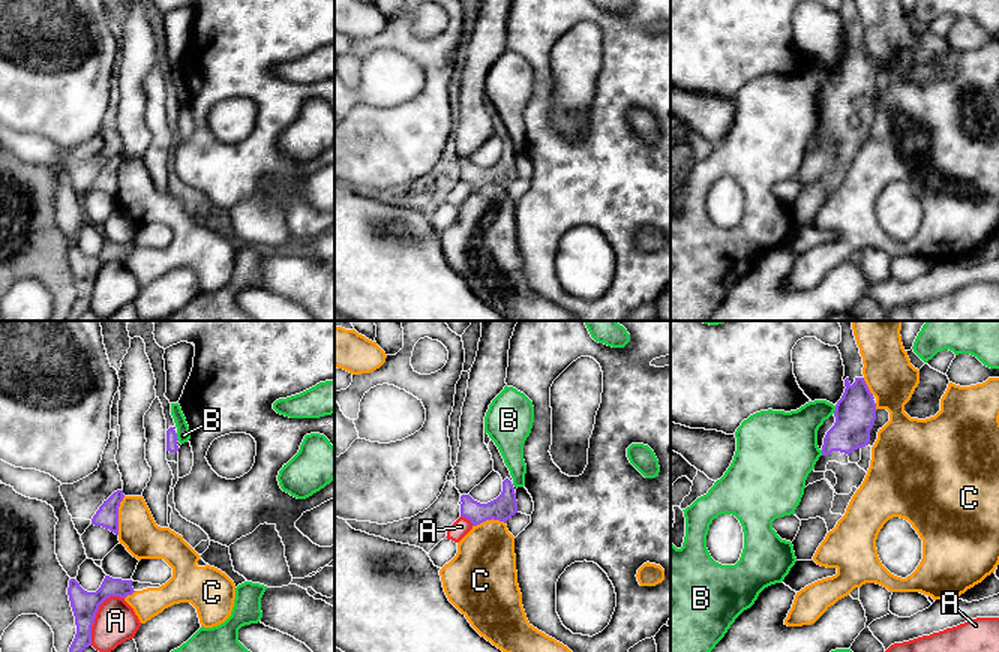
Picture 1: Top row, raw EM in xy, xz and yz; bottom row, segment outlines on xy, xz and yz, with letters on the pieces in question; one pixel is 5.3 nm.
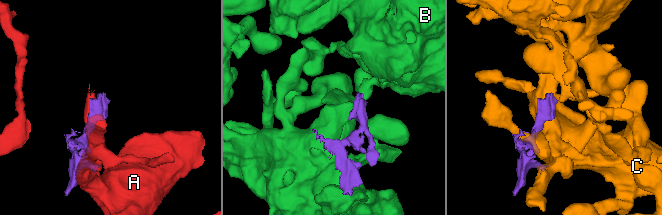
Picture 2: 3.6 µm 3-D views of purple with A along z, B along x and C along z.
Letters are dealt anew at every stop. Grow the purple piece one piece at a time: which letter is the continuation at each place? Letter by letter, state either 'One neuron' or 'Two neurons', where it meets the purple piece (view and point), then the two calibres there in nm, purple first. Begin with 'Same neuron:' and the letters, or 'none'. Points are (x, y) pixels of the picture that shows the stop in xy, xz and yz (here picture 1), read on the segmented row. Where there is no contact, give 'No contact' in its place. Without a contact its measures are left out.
Same neuron: none
A: Two neurons. Touches purple at xy (96, 612). Thickness 150 nm (purple) against 220 nm
B: Two neurons. Touches purple at xy (176, 436). Thickness 60 nm (purple) against 70 nm
C: Two neurons. Touches purple at xy (117, 516). Thickness 120 nm (purple) against 220 nm

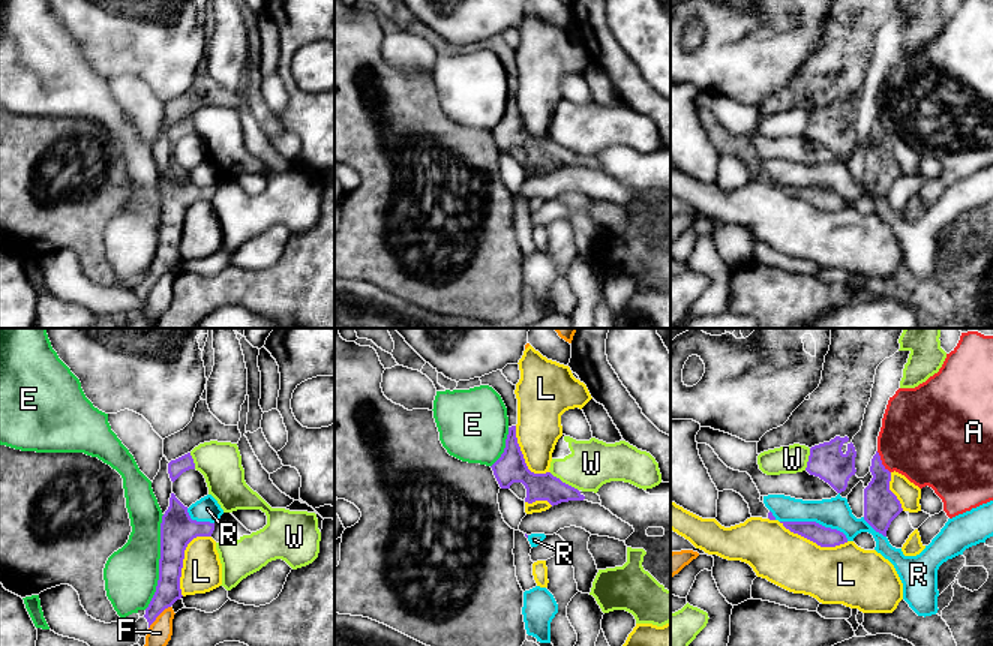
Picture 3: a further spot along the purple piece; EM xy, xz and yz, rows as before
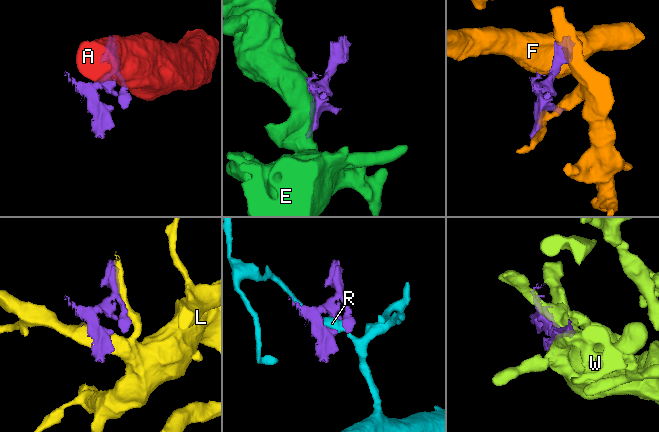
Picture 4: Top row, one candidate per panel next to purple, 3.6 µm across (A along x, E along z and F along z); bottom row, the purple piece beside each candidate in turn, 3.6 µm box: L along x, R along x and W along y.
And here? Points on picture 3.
Same neuron: none
A: Two neurons. Touches purple at yz (881, 462). Thickness 190 nm (purple) against 440 nm
E: Two neurons. Touches purple at xy (159, 562). Thickness 190 nm (purple) against 300 nm
F: Two neurons. Touches purple at xy (158, 615). Thickness 130 nm (purple) against 130 nm
L: Two neurons. Touches purple at xy (183, 558). Thickness 190 nm (purple) against 220 nm
R: Two neurons. Touches purple at yz (815, 522). Thickness 110 nm (purple) against 170 nm
W: Two neurons. Touches purple at xz (564, 483). Thickness 140 nm (purple) against 260 nm

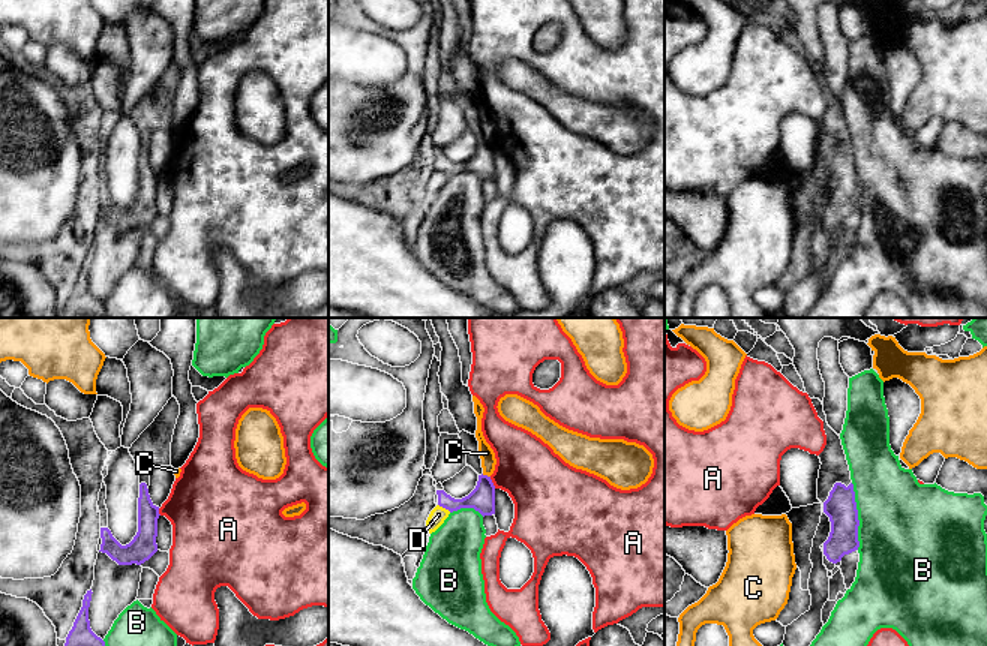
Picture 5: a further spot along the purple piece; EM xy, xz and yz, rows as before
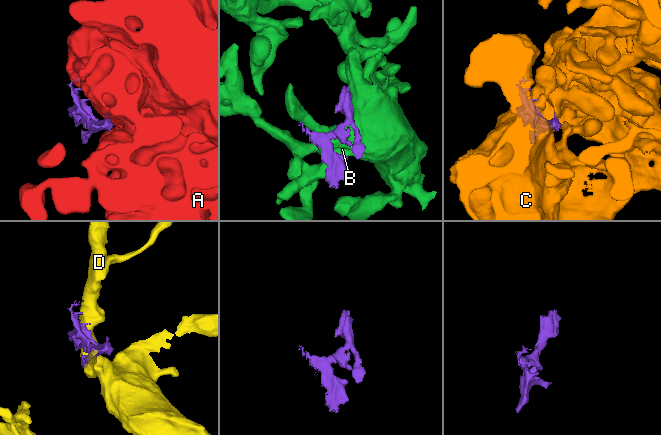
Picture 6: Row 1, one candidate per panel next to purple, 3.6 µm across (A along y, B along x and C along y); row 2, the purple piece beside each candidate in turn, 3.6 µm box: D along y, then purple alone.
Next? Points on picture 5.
Same neuron: A
A: One neuron. Touches purple at xz (492, 483). Thickness 140 nm (purple) against 360 nm
B: Two neurons. Touches purple at yz (857, 516). Thickness 170 nm (purple) against 460 nm
C: Two neurons. Touches purple at xz (486, 475). Thickness 140 nm (purple) against 80 nm
D: Two neurons. Touches purple at xz (444, 507). Thickness 140 nm (purple) against 90 nm

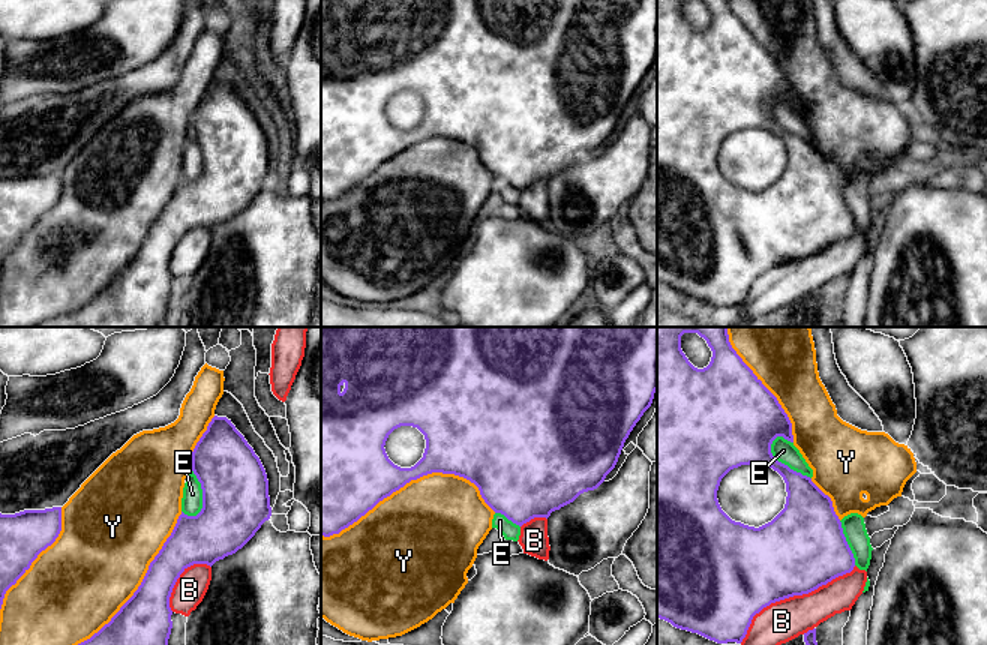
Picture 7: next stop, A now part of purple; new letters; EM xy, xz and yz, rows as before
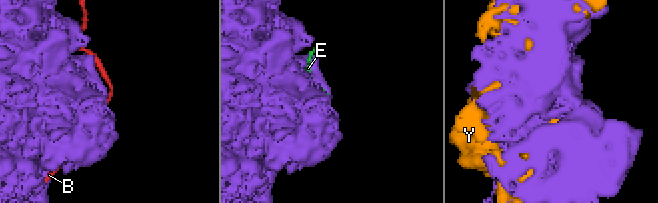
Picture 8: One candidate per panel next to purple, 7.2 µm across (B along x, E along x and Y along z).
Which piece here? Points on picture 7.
Same neuron: none
B: Two neurons. Touches purple at yz (791, 596). Thickness 440 nm (purple) against 220 nm
E: Two neurons. Touches purple at yz (780, 462). Thickness 320 nm (purple) against 120 nm
Y: Two neurons. Touches purple at xz (411, 479). Thickness 320 nm (purple) against 480 nm

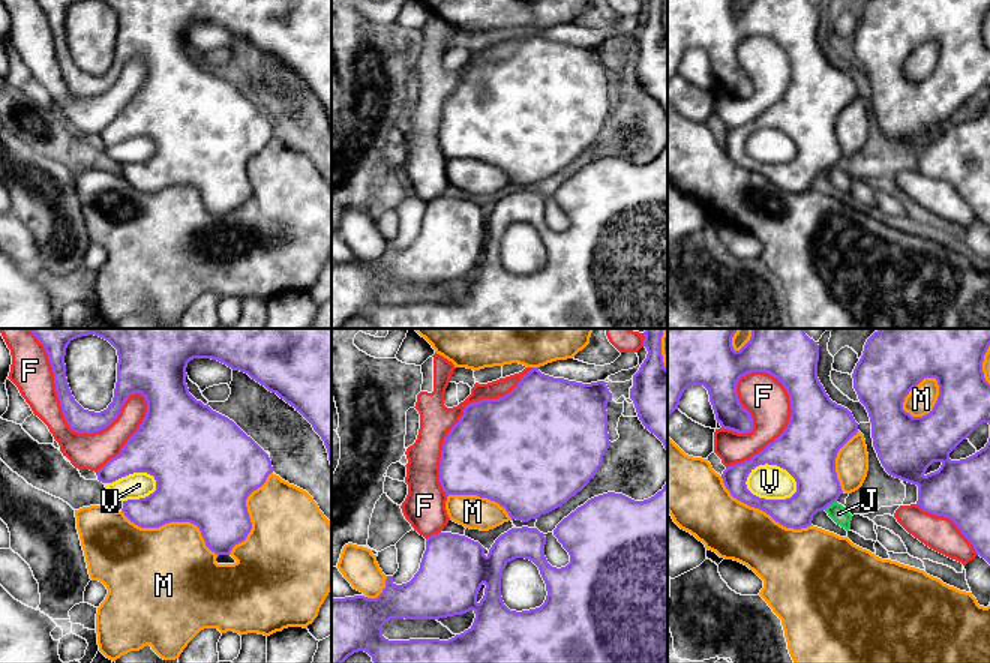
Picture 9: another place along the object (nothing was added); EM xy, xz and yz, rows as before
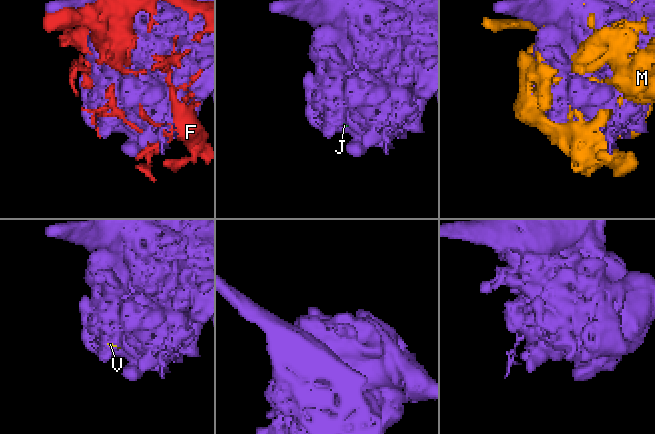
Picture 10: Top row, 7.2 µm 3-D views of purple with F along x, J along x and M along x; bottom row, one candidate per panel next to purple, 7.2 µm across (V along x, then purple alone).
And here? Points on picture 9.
Same neuron: none
F: Two neurons. Touches purple at xy (101, 429). Thickness 200 nm (purple) against 190 nm
J: Two neurons. Touches purple at yz (830, 504). Thickness 260 nm (purple) against 90 nm
M: Two neurons. Touches purple at xy (174, 521). Thickness 440 nm (purple) against 460 nm
V: Two neurons. Touches purple at yz (770, 500). Thickness 200 nm (purple) against 190 nm

